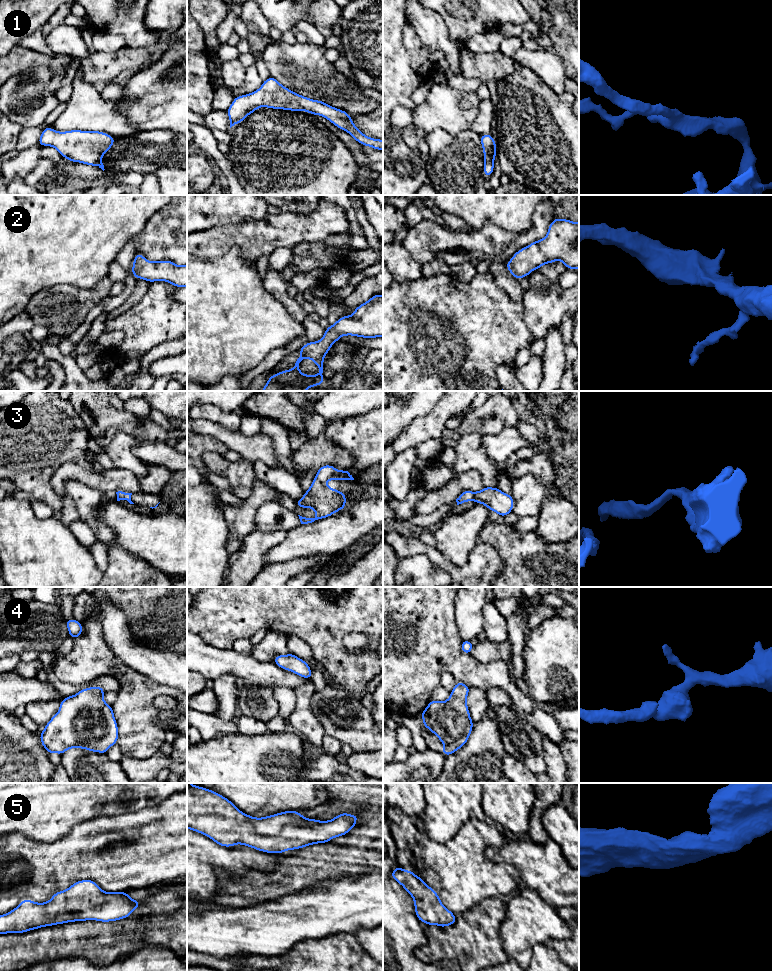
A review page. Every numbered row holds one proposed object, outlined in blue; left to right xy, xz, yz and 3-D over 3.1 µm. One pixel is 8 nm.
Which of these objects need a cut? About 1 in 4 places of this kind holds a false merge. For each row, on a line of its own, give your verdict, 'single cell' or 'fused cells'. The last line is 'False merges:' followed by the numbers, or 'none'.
1: single cell
2: single cell
3: single cell
4: single cell
5: single cell
False merges: none

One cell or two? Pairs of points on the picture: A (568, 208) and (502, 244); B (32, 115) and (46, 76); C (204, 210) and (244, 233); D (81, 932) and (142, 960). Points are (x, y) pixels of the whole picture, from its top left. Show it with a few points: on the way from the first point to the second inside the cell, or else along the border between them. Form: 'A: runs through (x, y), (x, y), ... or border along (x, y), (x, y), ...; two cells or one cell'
A: border along (556, 206), (554, 216); two cells
B: runs through (42, 106), (45, 104), (46, 98), (44, 86); one cell
C: border along (251, 218), (205, 229); two cells
D: border along (127, 953), (116, 960); two cells

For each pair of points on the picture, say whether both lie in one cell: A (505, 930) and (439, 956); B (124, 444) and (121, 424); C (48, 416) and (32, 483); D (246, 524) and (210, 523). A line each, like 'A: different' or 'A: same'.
A: different
B: different
C: same
D: different

